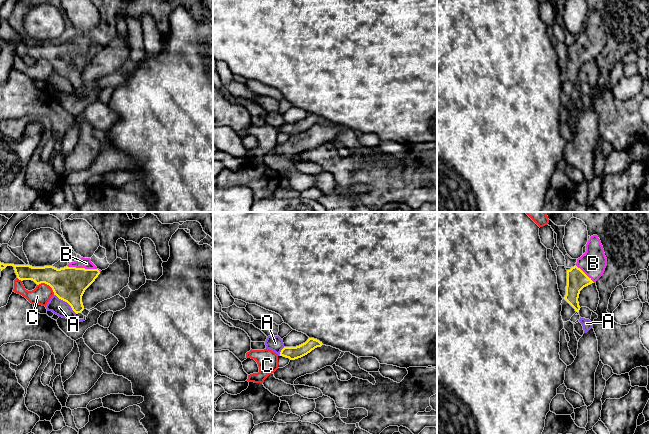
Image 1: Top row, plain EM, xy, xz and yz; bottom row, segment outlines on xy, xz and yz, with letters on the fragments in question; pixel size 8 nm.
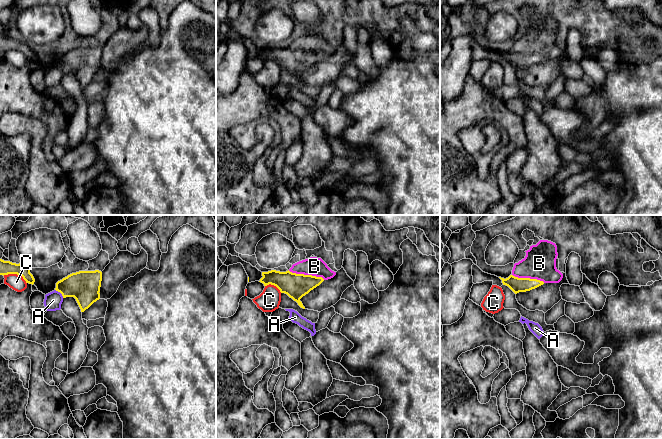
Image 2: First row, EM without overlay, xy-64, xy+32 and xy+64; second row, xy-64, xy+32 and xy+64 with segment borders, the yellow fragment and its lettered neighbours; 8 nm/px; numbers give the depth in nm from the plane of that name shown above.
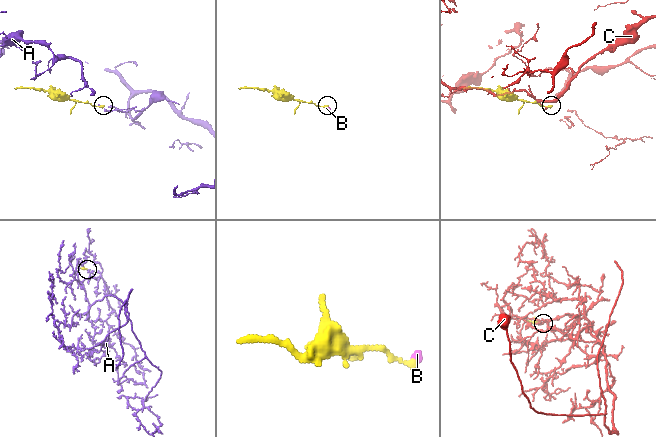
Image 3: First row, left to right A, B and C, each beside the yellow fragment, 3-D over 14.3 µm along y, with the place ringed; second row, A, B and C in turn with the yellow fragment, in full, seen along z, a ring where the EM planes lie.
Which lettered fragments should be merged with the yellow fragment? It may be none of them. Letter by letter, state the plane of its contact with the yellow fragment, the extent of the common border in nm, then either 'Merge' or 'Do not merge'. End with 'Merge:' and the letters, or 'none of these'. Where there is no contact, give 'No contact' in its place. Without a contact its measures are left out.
A: Touches yellow in xy. Shared border 240 nm. Do not merge
B: Touches yellow in xy. Shared border 280 nm. Merge
C: Touches yellow in xy. Shared border 170 nm. Do not merge
Merge: B

